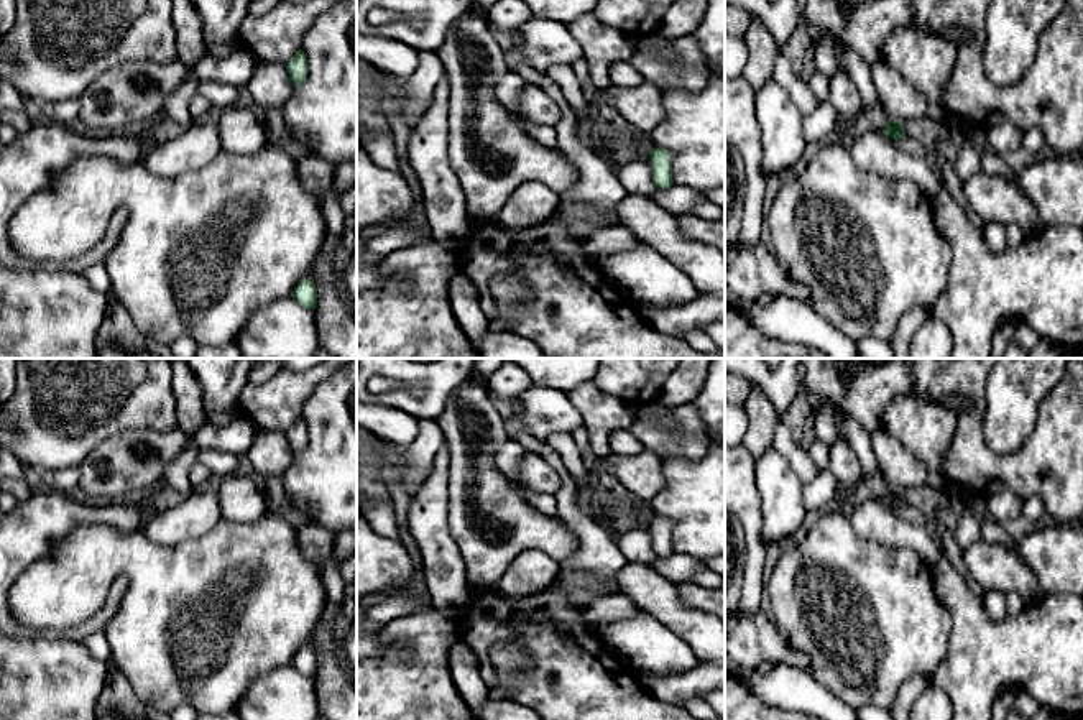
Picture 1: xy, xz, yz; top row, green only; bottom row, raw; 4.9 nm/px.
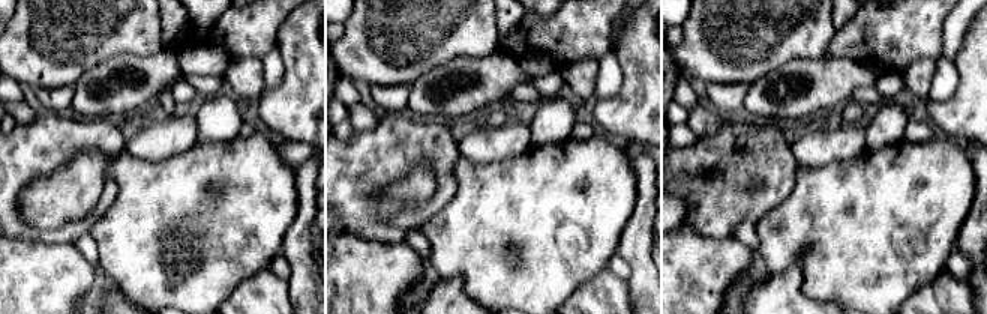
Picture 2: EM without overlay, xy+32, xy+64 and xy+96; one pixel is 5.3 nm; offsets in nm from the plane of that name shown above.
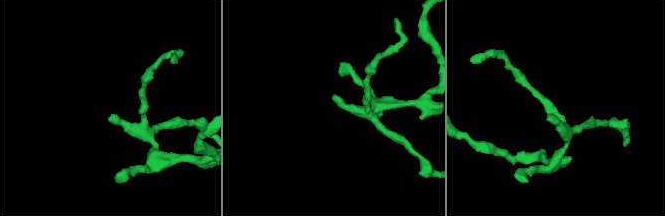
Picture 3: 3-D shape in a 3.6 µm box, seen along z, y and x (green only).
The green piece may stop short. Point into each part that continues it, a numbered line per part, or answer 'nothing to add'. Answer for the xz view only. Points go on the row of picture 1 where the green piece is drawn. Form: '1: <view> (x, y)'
nothing to add

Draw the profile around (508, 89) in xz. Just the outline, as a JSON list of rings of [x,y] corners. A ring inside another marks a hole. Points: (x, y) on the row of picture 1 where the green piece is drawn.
[[[508,71],[495,84],[495,92],[498,100],[509,108],[513,113],[518,113],[521,104],[521,92],[526,87],[526,81],[514,71]]]

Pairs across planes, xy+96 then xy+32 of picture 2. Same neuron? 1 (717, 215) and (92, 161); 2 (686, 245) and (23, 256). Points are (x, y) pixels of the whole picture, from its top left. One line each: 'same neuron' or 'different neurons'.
1: different neurons
2: same neuron

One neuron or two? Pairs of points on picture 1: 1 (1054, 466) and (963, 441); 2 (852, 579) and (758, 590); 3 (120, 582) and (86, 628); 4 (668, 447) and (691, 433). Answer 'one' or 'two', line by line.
1: one
2: two
3: one
4: one

